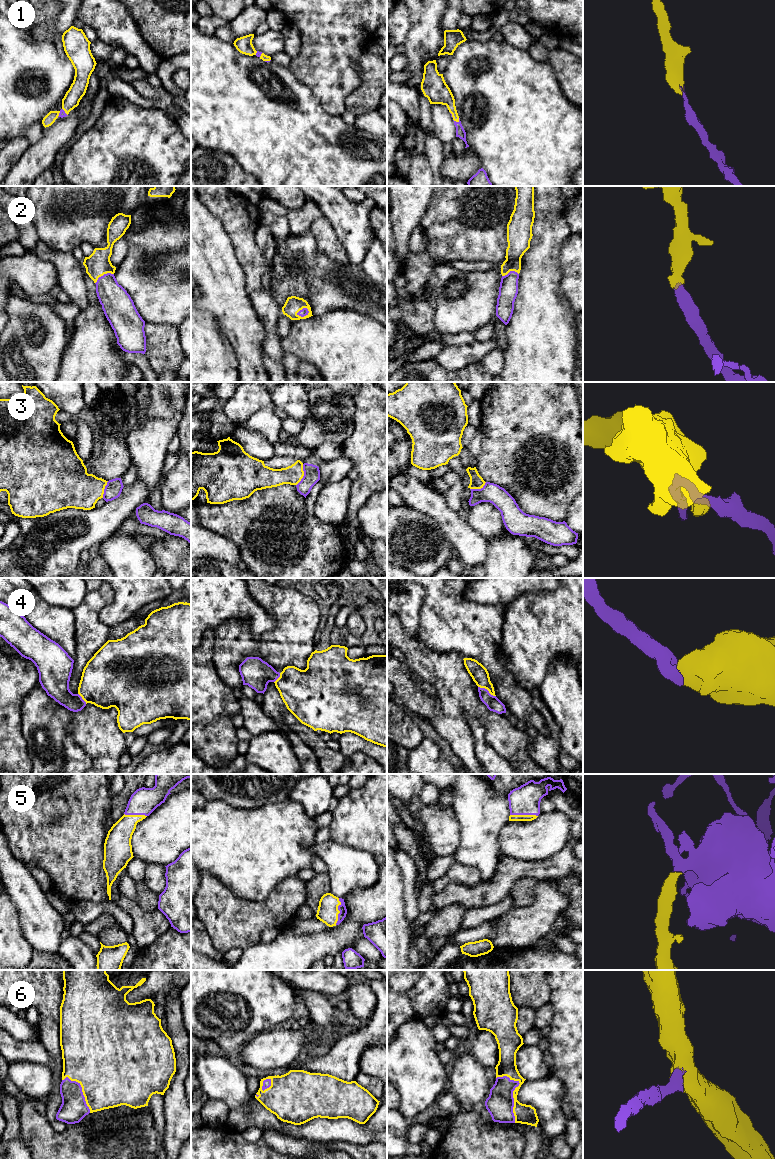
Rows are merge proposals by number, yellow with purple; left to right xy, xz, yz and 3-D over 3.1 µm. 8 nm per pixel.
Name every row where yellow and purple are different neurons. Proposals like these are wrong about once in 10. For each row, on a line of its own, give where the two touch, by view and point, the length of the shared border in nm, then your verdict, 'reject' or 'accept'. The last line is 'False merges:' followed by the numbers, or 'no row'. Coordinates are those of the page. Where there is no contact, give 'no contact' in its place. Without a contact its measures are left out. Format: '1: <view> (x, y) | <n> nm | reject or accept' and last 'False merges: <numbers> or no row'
1: yz (456, 121) | 60 nm | accept
2: xz (302, 317) | 110 nm | accept
3: xz (303, 475) | 190 nm | reject
4: yz (487, 689) | 170 nm | accept
5: xz (339, 911) | 220 nm | accept
6: yz (513, 1092) | 400 nm | accept
False merges: 3

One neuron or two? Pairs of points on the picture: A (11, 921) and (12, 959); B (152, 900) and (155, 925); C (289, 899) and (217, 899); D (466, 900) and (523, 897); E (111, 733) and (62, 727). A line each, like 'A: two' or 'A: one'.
A: one
B: two
C: one
D: two
E: one

